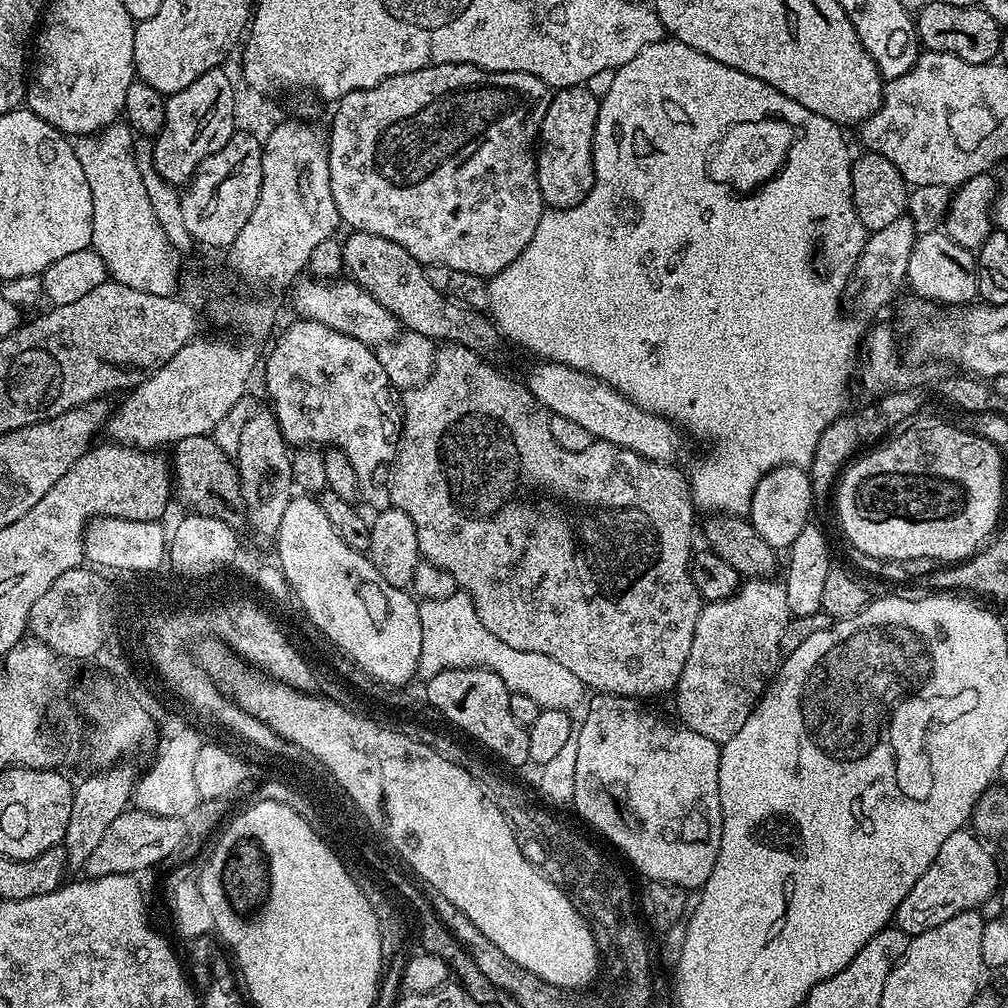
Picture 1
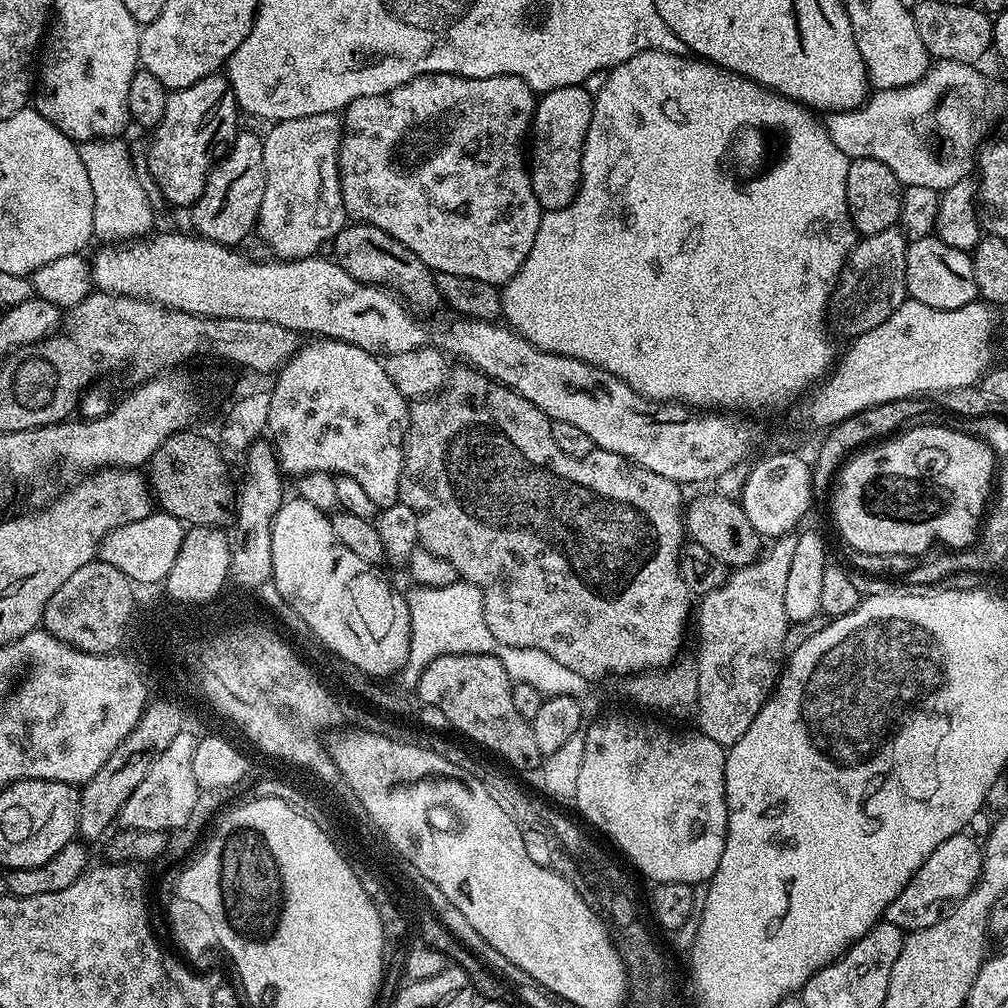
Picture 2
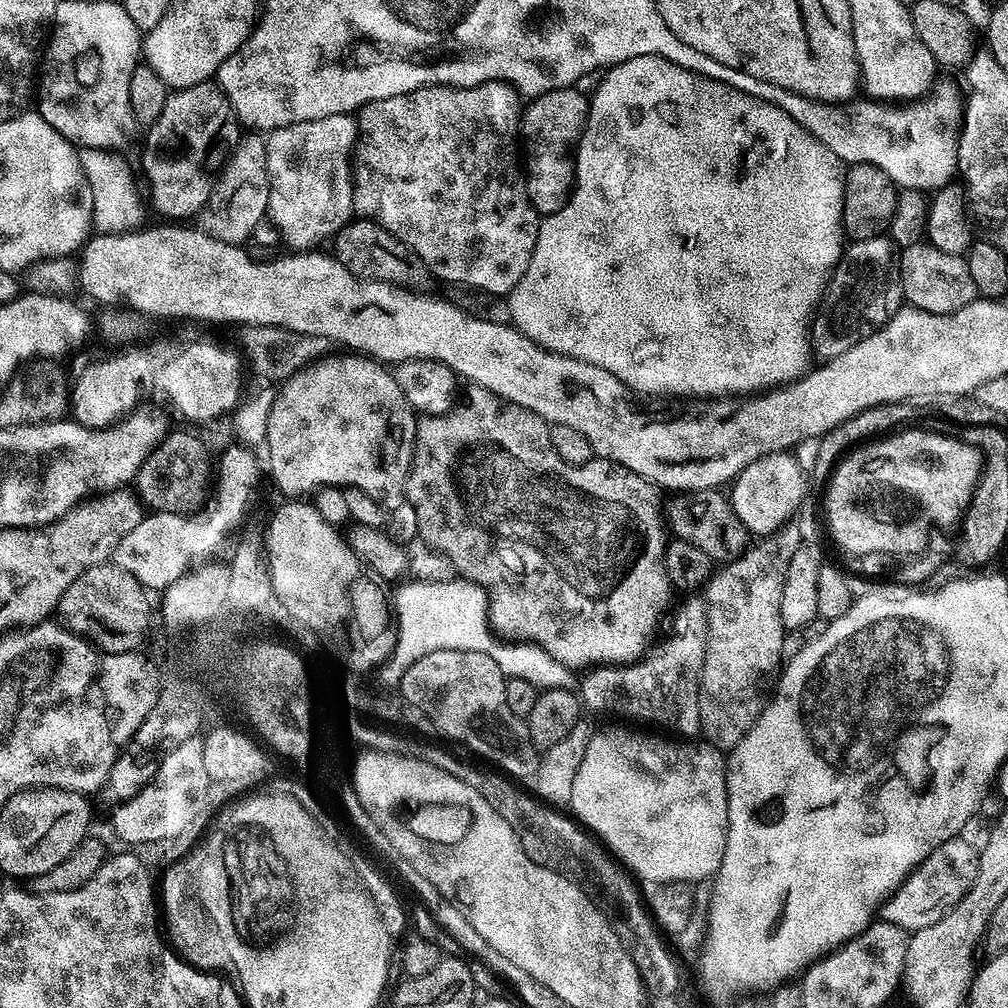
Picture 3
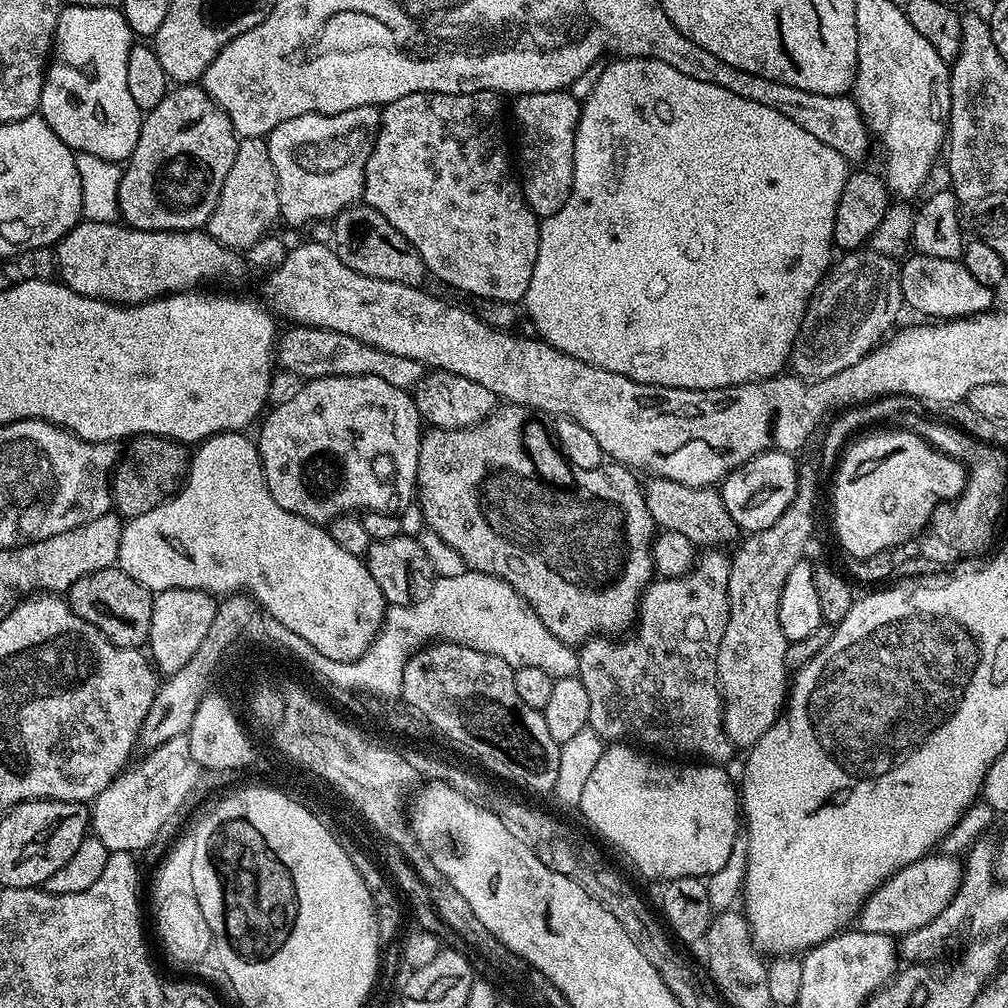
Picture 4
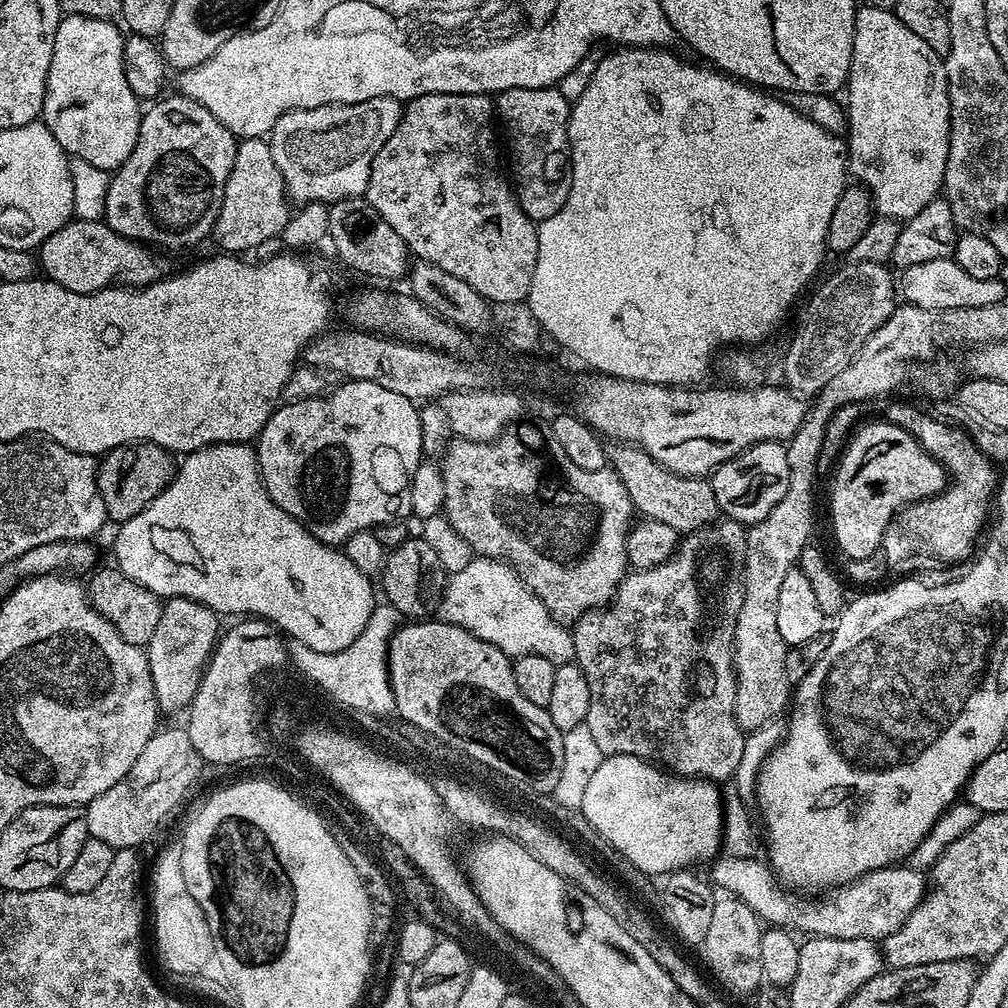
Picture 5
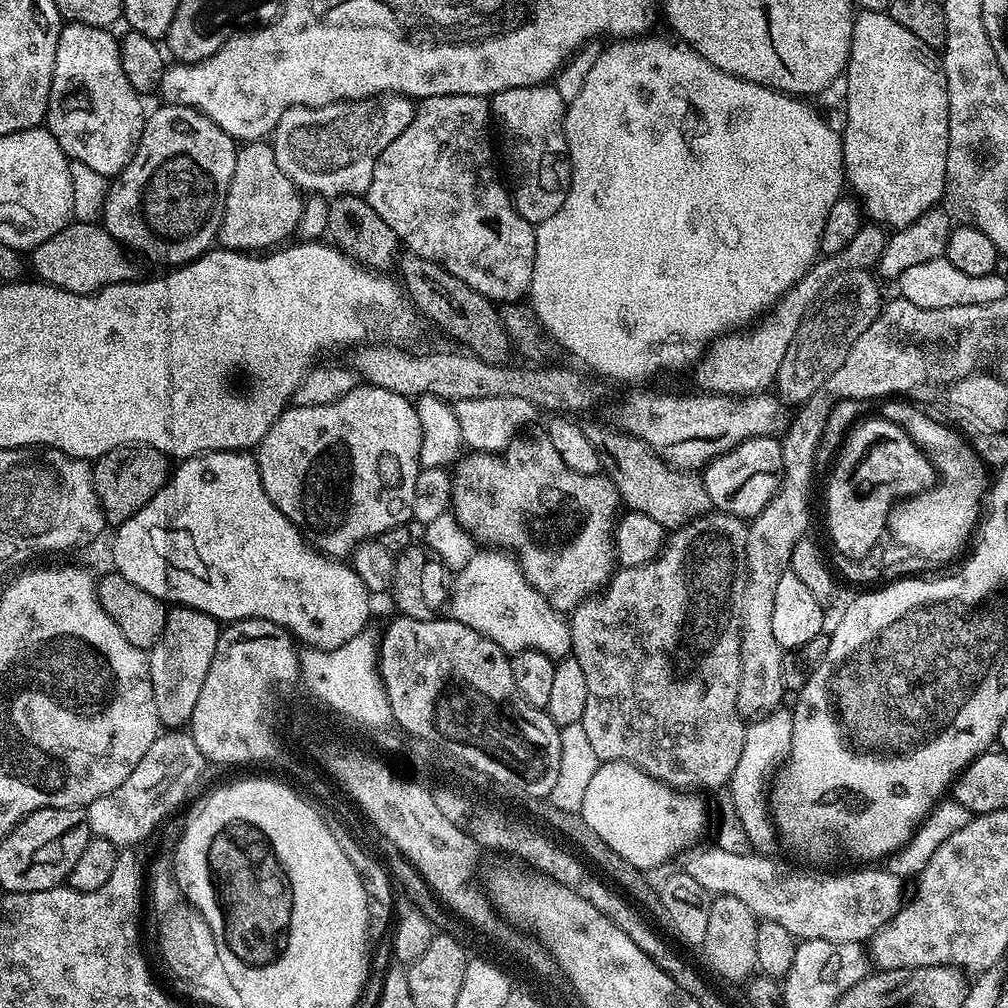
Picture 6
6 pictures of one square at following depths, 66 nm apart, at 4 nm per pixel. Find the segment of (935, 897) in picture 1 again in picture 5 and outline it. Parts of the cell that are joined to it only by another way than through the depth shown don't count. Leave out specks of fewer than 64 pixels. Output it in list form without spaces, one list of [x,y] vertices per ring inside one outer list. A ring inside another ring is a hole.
[[[724,856],[717,859],[711,865],[711,868],[711,883],[717,889],[725,888],[723,890],[725,893],[746,902],[746,906],[750,906],[750,910],[754,910],[765,925],[787,926],[792,930],[797,928],[798,931],[805,932],[803,935],[808,938],[825,936],[826,938],[866,938],[877,942],[883,941],[885,936],[894,934],[904,925],[906,918],[910,918],[912,911],[922,903],[926,895],[925,873],[911,866],[893,866],[879,868],[876,872],[868,872],[865,876],[859,876],[857,880],[851,880],[848,884],[840,885],[831,894],[825,895],[828,896],[825,900],[816,901],[803,900],[800,897],[803,895],[792,890],[786,890],[785,885],[776,879],[771,867],[760,858],[742,860]]]

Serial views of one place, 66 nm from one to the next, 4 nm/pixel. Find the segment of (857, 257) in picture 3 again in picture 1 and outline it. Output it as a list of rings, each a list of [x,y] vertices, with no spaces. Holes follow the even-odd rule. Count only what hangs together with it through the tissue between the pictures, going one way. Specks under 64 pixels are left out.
[[[906,214],[888,223],[884,229],[869,235],[848,284],[844,287],[842,297],[843,307],[853,317],[865,318],[864,316],[872,316],[875,312],[882,311],[899,294],[900,287],[905,287],[910,266],[910,250],[914,250],[917,235],[914,222]]]

